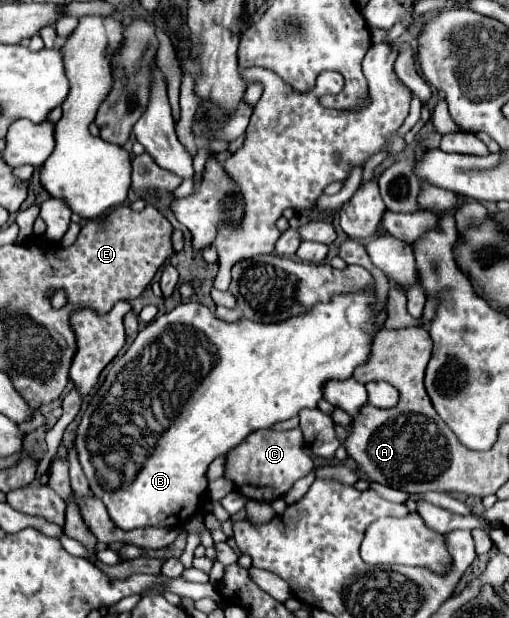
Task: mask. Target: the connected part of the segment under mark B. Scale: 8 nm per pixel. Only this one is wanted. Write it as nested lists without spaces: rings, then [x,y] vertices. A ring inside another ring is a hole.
[[[371,287],[371,289],[365,289],[365,291],[357,291],[357,293],[335,295],[335,297],[331,297],[331,301],[317,303],[311,311],[307,311],[303,315],[297,315],[297,317],[291,317],[287,321],[279,321],[279,323],[255,323],[255,321],[247,321],[247,319],[241,319],[239,323],[225,323],[225,321],[217,319],[215,313],[211,313],[205,305],[201,305],[197,301],[181,303],[173,311],[153,319],[147,327],[143,327],[137,333],[131,347],[113,363],[113,367],[109,369],[103,385],[99,387],[95,397],[89,401],[85,413],[81,417],[81,423],[77,427],[75,447],[77,447],[77,453],[79,453],[79,461],[83,465],[83,471],[89,479],[91,493],[105,503],[111,521],[123,531],[137,529],[139,525],[141,527],[147,527],[147,525],[169,527],[169,525],[179,523],[179,527],[183,527],[201,509],[201,503],[205,501],[205,489],[207,489],[205,473],[207,473],[209,463],[215,457],[221,457],[221,455],[229,453],[249,433],[253,433],[257,429],[271,429],[275,423],[281,423],[285,419],[295,417],[303,407],[317,409],[317,403],[323,397],[323,385],[327,381],[349,379],[353,375],[355,367],[363,365],[369,359],[373,337],[385,327],[385,325],[377,325],[377,313],[379,313],[377,295],[375,295],[375,289]]]

